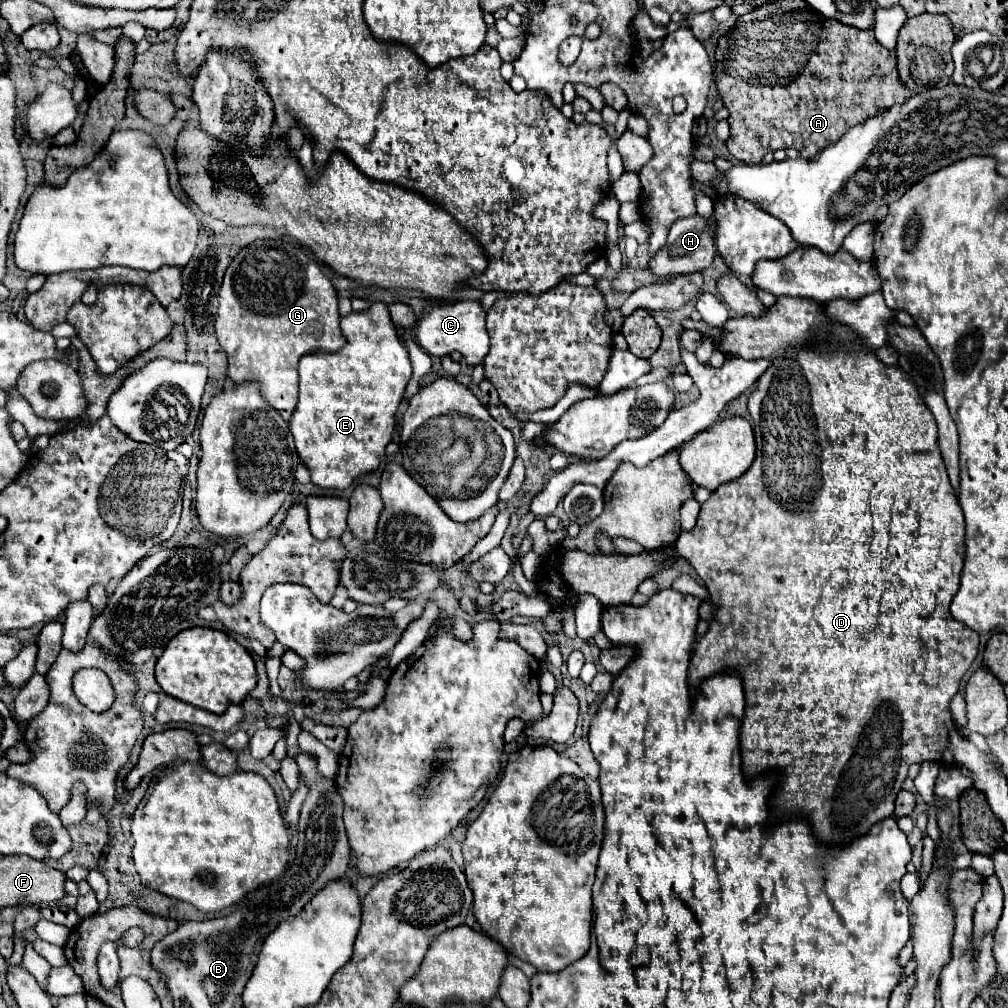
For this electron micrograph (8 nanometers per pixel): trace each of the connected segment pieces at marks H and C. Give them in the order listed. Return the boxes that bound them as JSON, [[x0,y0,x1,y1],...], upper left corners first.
[[649,215,717,277],[413,299,489,367]]

